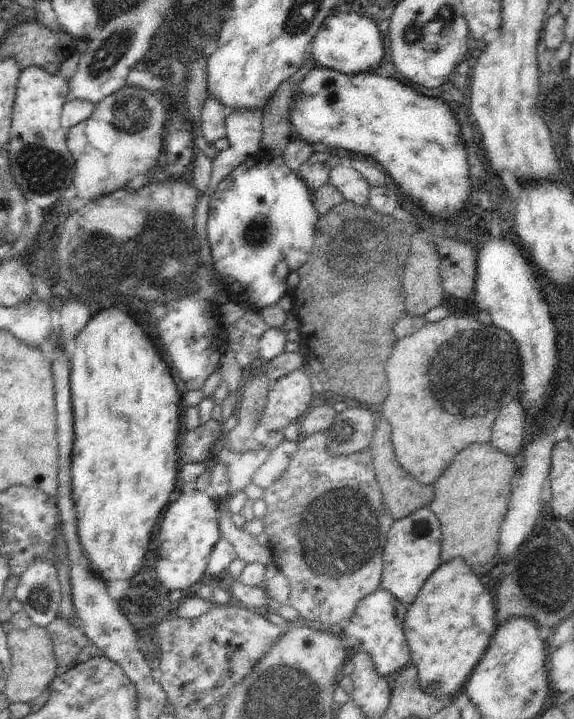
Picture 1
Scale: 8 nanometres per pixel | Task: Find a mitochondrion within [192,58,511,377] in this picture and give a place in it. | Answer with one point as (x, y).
(349, 243)

